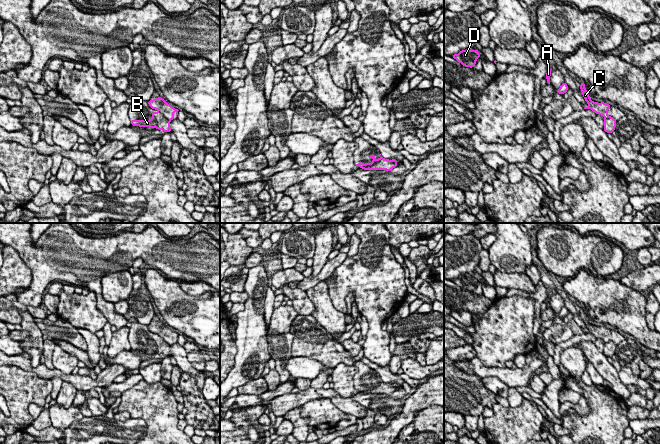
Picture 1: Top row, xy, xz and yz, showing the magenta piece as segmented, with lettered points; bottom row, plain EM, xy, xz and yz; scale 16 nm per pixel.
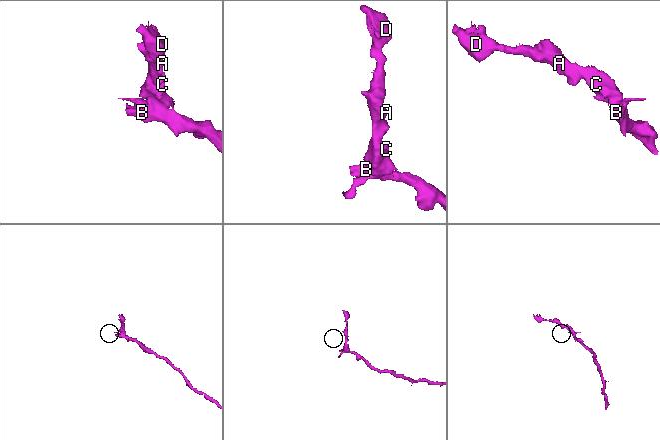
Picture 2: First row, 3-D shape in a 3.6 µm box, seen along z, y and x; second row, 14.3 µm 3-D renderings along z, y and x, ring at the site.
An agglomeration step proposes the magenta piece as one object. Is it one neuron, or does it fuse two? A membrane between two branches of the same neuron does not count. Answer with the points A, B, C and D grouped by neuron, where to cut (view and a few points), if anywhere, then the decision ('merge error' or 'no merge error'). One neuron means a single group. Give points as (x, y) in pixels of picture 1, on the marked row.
groups A C D / B; cut xy (159, 111), (170, 120); merge error

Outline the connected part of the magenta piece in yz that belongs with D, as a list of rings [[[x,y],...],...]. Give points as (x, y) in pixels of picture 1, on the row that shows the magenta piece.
[[[461,50],[458,54],[452,55],[459,63],[465,67],[473,68],[476,65],[476,61],[480,58],[480,53],[478,50]]]

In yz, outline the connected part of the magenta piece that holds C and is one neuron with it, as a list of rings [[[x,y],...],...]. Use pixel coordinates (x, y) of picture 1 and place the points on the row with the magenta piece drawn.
[[[581,82],[580,89],[582,91],[582,96],[584,97],[584,99],[588,105],[584,109],[591,109],[596,114],[602,115],[604,117],[604,119],[611,117],[607,114],[608,110],[611,109],[611,106],[604,102],[598,103],[598,102],[592,101],[590,99],[590,96],[588,94],[587,90],[585,89],[585,82],[583,82],[583,83]]]

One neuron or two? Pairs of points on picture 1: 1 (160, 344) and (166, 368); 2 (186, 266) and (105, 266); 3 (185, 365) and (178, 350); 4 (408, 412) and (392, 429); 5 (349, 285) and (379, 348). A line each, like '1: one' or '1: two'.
1: two
2: one
3: one
4: one
5: one

